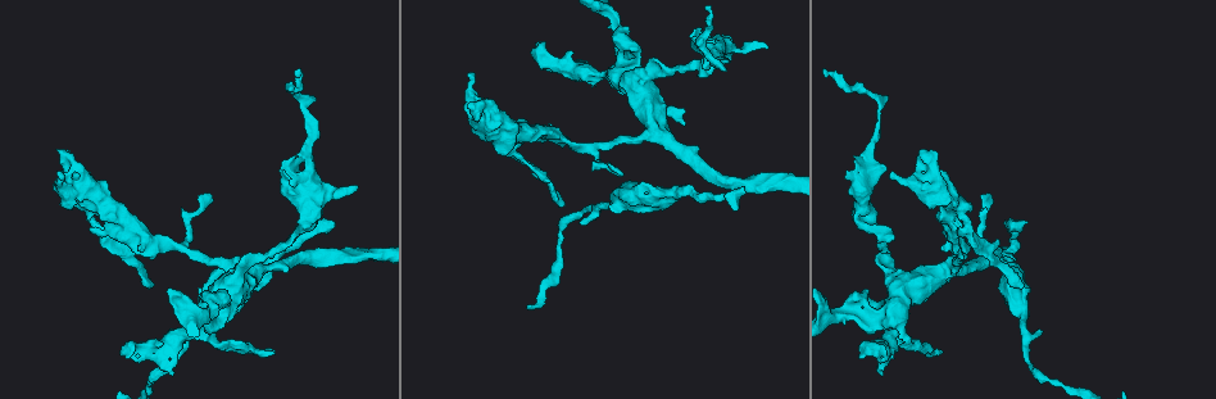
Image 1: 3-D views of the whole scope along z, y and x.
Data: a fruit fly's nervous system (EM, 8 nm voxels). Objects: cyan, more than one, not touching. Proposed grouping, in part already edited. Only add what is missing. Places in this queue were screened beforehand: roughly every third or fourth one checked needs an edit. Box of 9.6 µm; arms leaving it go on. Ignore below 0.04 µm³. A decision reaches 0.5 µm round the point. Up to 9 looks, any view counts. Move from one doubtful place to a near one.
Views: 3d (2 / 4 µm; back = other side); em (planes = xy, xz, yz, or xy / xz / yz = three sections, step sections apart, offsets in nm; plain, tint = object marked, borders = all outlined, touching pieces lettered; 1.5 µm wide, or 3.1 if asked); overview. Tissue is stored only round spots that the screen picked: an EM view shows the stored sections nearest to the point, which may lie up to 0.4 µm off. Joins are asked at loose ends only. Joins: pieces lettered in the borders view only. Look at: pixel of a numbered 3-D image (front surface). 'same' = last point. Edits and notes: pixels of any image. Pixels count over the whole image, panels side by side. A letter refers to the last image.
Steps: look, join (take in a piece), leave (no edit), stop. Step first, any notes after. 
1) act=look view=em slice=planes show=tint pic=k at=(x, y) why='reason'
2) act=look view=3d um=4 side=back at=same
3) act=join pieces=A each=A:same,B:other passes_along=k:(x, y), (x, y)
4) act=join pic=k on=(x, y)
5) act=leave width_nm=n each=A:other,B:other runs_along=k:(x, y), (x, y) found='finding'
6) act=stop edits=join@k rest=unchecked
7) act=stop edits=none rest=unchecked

act=look view=3d um=4 pic=1 at=(967, 223) why='thick end'

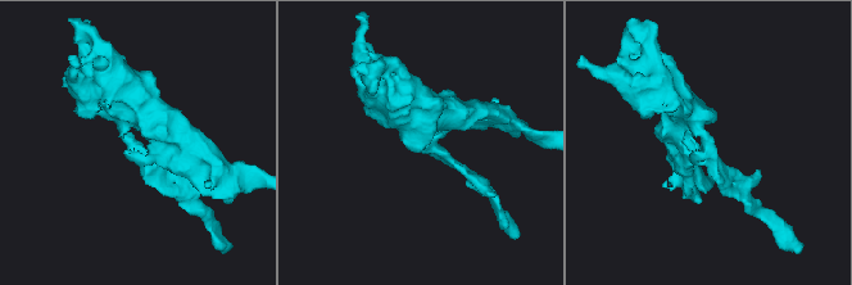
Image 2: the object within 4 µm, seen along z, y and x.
act=look view=em slice=planes show=borders pic=2 at=(705, 142) why='now the EM'

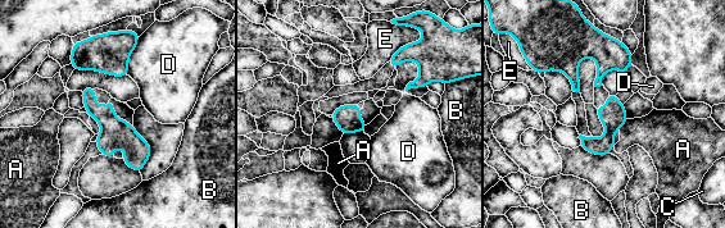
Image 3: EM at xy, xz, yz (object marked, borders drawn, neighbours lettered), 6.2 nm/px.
act=leave each=A:other,B:other,C:other,D:other,E:other runs_along=3:(86, 91), (136, 150), (139, 167) found='no lettered piece goes on from it'

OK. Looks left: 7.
act=look view=em slice=xz step=4 show=borders pic=1 at=(917, 169) why='stops while still wide'

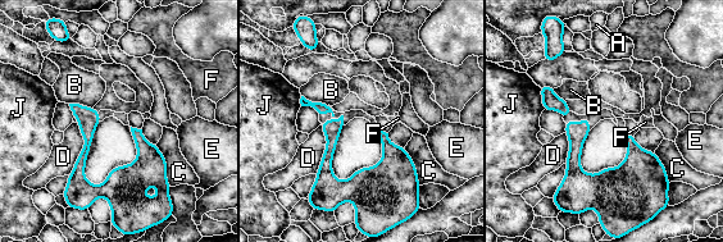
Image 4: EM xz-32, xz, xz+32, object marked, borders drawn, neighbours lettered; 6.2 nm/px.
act=leave longest_contact=D:340nm each=A:other,B:other,C:other,D:other,E:other,F:other,J:other found='no lettered piece goes on from it'

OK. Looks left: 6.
act=look view=em slice=planes show=tint pic=1 at=(151, 287) why='thin end'

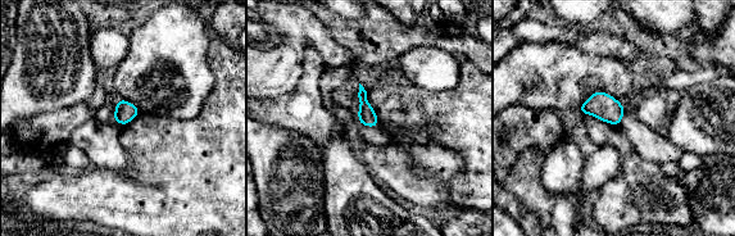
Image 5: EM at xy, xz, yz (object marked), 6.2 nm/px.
act=look view=em slice=planes show=borders at=same

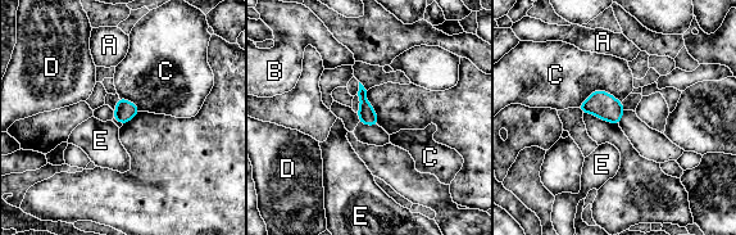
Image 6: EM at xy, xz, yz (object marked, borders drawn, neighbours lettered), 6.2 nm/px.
act=leave each=A:other,B:other,C:other,D:other,E:other border=6:(621, 100), (594, 90), (577, 107) found='no lettered piece goes on from it'

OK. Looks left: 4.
act=look view=em slice=planes show=plain pic=1 at=(357, 189) why='free end'

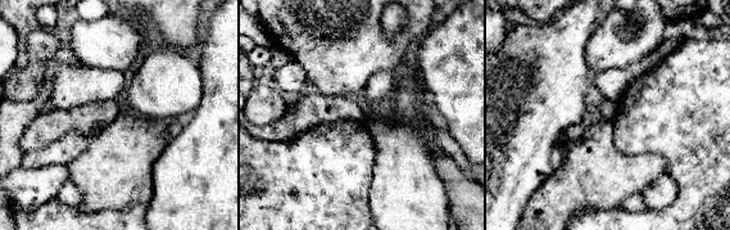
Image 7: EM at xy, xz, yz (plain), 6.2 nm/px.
act=look view=em slice=planes show=borders at=same

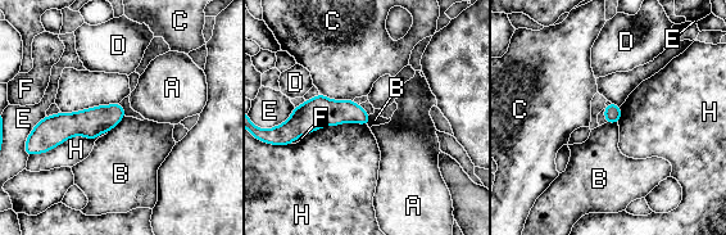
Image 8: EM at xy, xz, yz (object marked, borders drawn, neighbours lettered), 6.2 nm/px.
act=leave longest_contact=H:460nm each=A:other,B:other,C:other,D:other,E:other,F:other,H:other border=8:(125, 116), (108, 132) found='none of them fits'

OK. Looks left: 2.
act=stop edits=none rest=unchecked

